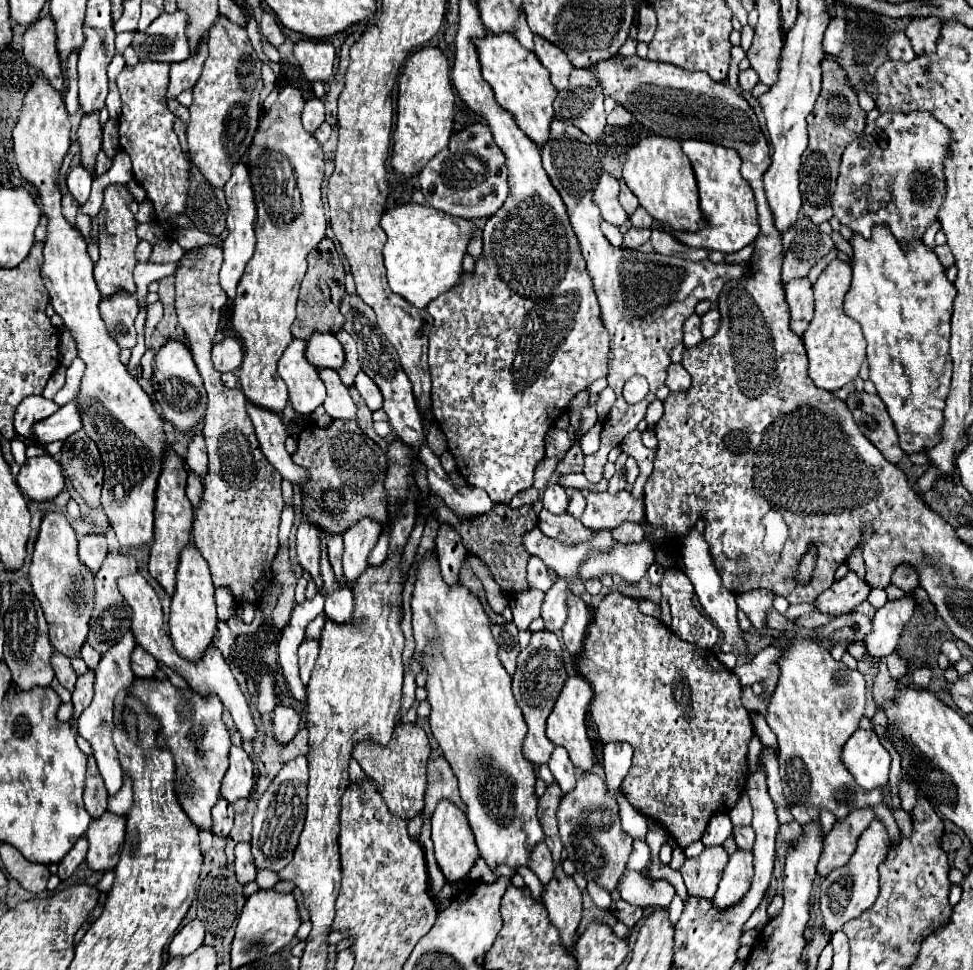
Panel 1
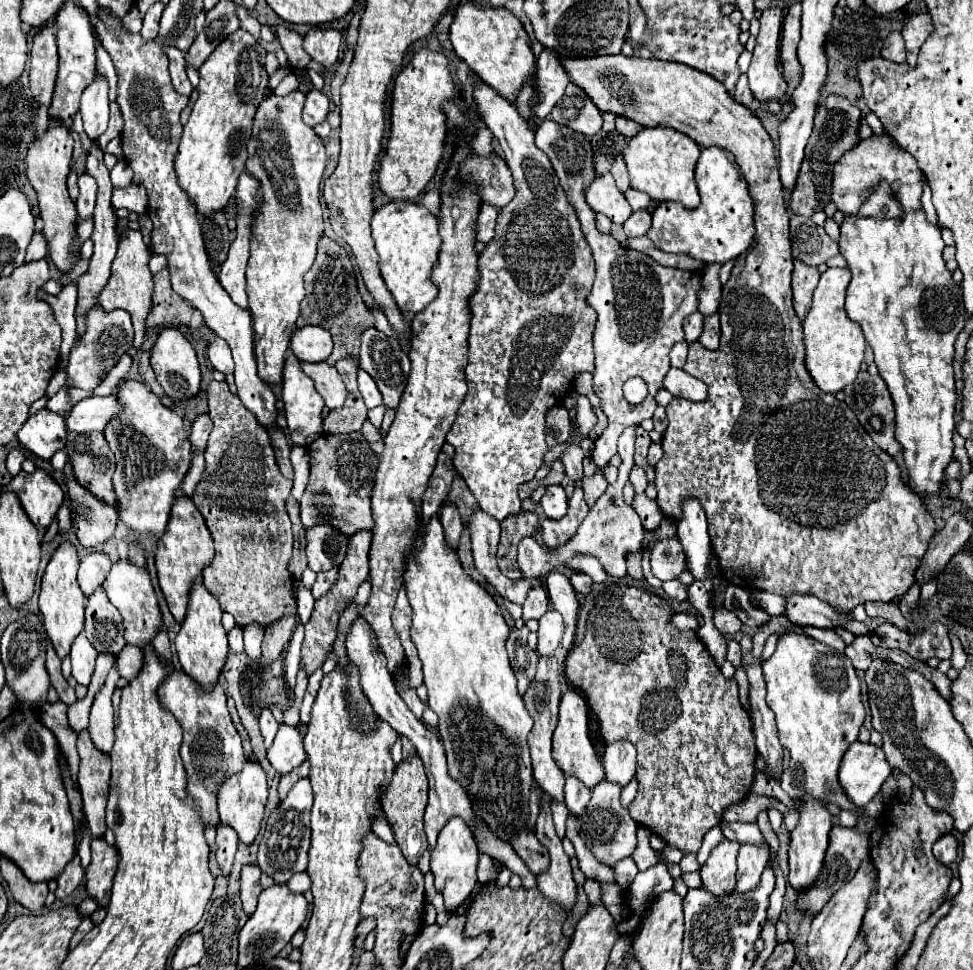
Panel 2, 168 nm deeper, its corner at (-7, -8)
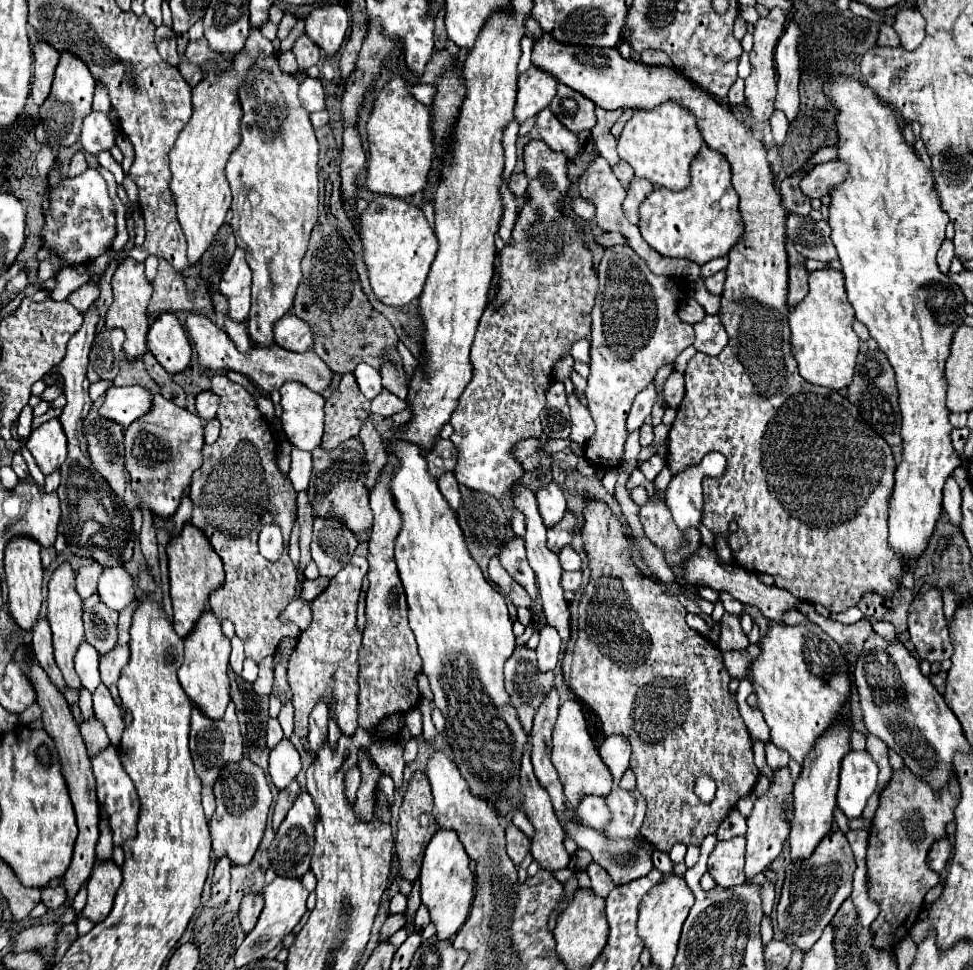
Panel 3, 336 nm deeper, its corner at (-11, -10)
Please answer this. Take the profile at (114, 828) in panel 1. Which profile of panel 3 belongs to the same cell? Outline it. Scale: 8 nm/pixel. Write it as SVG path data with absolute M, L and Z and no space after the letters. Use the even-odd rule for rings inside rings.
M106 861L106 865L96 863L92 877L86 883L88 901L82 911L82 917L90 919L92 923L104 921L112 909L114 893L118 891L120 881L122 881L122 873L112 861Z

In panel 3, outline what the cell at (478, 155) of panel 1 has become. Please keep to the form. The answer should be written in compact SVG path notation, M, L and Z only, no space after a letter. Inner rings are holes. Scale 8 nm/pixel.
M518 173L518 175L512 175L512 181L510 181L510 189L516 197L522 197L526 193L526 187L528 187L528 179L526 179L526 173Z

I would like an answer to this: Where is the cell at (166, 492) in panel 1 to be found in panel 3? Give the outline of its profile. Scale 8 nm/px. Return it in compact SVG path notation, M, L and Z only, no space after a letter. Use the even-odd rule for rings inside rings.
M190 523L184 525L178 537L172 537L166 551L170 567L170 595L174 605L174 629L178 637L184 639L194 629L200 615L206 611L210 593L224 583L224 569L218 553L212 549L210 541L206 541L206 535L202 535Z

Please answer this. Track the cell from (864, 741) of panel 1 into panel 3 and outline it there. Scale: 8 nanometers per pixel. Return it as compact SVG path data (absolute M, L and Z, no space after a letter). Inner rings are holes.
M850 751L842 759L840 787L838 787L838 809L848 817L862 817L868 797L876 791L878 765L868 751Z

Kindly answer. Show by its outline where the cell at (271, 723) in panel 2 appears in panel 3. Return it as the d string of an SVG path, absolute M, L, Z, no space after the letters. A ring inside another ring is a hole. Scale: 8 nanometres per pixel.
M268 719L268 747L272 749L278 741L282 741L282 729L278 719Z

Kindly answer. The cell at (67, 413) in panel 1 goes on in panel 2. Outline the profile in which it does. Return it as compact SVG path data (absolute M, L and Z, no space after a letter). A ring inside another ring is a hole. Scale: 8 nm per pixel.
M116 395L110 397L86 397L78 401L66 417L66 431L86 435L92 431L104 431L106 423L120 411Z

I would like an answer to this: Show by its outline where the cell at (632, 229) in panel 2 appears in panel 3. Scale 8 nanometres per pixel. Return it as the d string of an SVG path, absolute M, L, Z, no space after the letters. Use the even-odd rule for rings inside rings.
M632 177L630 179L630 185L628 185L628 195L622 203L622 209L624 209L624 215L630 223L638 225L638 205L642 203L642 199L646 199L646 195L650 195L654 189L654 185L646 179L640 179L640 177Z

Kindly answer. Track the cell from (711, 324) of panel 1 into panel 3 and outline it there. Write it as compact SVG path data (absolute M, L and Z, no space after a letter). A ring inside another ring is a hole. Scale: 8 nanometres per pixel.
M706 315L702 321L694 325L694 333L696 333L694 339L696 351L702 351L706 355L718 355L728 343L728 335L718 315Z

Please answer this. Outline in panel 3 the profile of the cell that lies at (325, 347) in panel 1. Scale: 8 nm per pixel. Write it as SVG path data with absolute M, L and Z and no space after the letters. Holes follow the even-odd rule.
M286 313L284 317L280 317L274 323L274 343L290 349L290 351L306 351L312 347L312 333L310 333L310 325L306 325L300 317Z

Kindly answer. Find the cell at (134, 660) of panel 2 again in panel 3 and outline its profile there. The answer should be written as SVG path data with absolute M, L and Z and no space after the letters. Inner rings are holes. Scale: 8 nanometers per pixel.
M116 645L112 651L108 651L106 655L100 657L100 675L102 675L102 683L104 685L114 685L120 677L122 665L126 665L126 661L130 659L130 649L128 645Z

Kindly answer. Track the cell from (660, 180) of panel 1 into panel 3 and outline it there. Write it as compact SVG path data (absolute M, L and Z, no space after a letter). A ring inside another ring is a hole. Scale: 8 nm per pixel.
M666 101L658 109L634 109L618 139L618 155L632 165L636 177L644 177L656 187L680 191L690 185L690 161L702 145L704 139L694 113L676 101Z

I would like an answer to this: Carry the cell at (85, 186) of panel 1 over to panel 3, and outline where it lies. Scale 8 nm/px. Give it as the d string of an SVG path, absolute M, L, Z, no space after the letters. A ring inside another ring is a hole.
M88 167L76 177L62 177L62 181L50 191L40 237L50 251L56 251L64 261L64 267L88 265L108 253L108 247L116 237L116 211L108 195L108 185L98 169Z

